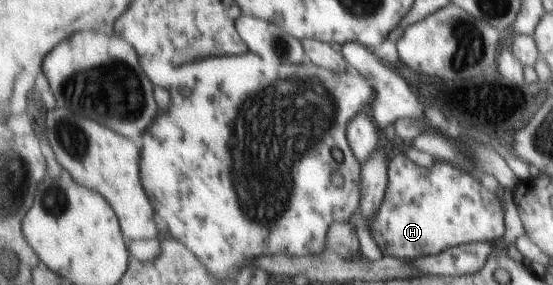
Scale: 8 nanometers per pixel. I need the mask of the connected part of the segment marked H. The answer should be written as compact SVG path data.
M403 153L391 159L389 179L386 197L368 227L384 256L418 259L456 245L492 242L506 235L500 199L464 167L442 160L434 160L429 167L420 166Z

